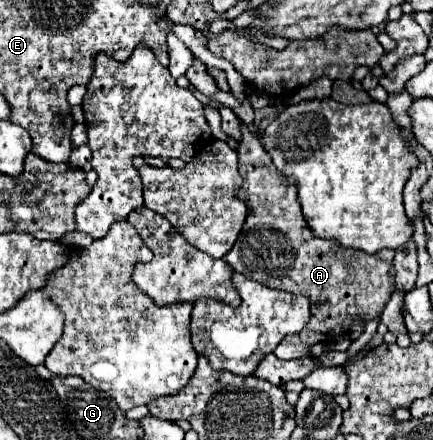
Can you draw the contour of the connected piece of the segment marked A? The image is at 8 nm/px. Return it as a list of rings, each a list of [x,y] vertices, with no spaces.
[[[242,125],[242,141],[238,147],[238,171],[244,179],[248,179],[248,167],[264,167],[268,169],[268,173],[254,173],[252,183],[244,183],[242,199],[246,201],[250,213],[234,247],[224,255],[224,261],[230,263],[234,271],[254,281],[260,281],[262,285],[284,289],[290,293],[302,293],[312,299],[312,317],[306,323],[304,331],[284,337],[274,349],[274,353],[280,359],[300,359],[308,355],[308,347],[300,345],[314,345],[324,341],[330,343],[332,339],[346,335],[354,323],[368,323],[378,319],[394,291],[392,263],[380,261],[376,255],[366,255],[364,251],[346,249],[334,241],[314,237],[302,215],[300,203],[296,201],[296,185],[292,183],[290,187],[286,185],[278,189],[268,187],[276,183],[278,171],[272,165],[272,159],[264,153],[260,139]]]

